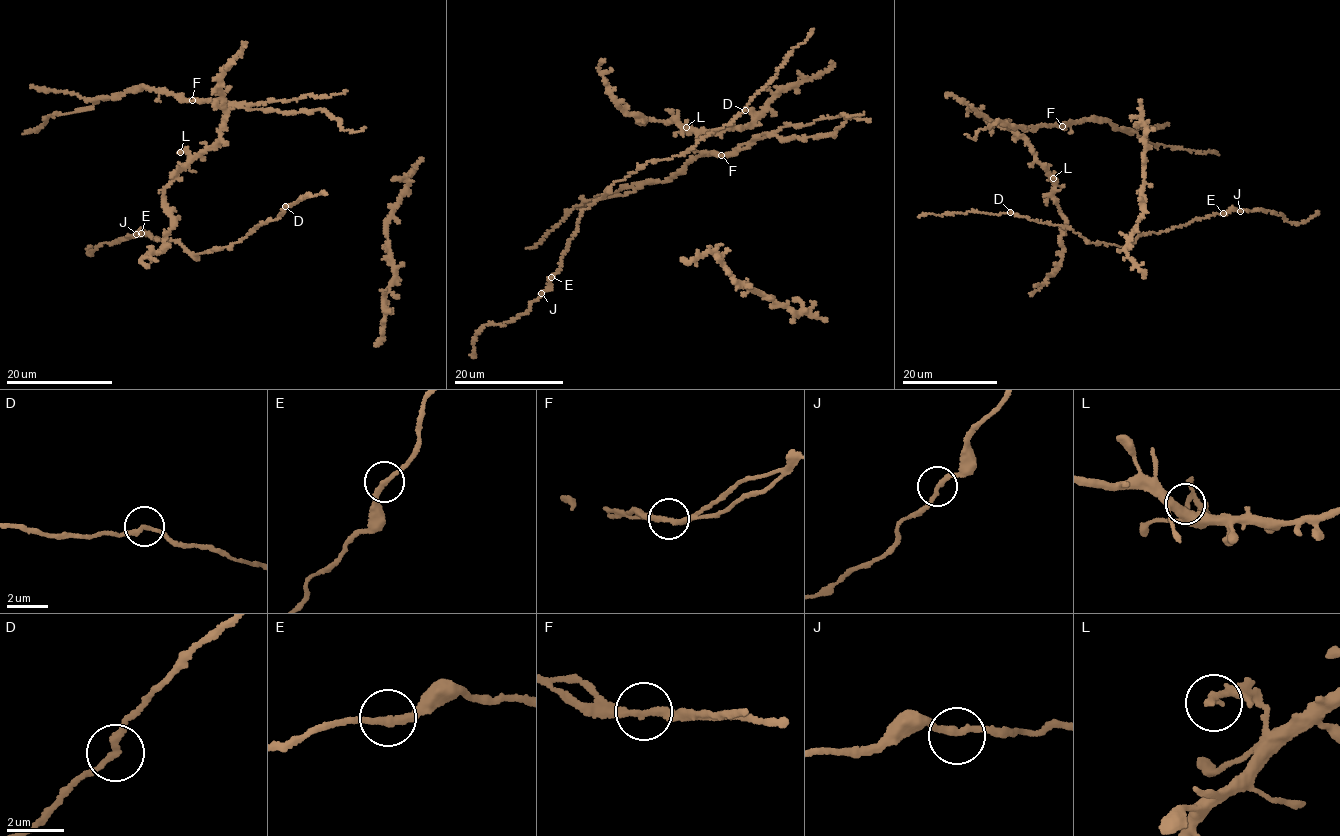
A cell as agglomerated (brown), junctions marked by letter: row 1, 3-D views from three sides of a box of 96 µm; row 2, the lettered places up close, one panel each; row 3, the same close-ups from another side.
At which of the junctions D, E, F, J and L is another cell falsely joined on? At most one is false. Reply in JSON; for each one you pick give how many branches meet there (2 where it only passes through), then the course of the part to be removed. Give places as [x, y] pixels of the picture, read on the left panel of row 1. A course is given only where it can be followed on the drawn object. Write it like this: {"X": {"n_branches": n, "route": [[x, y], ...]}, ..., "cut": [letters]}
{"cut": []}

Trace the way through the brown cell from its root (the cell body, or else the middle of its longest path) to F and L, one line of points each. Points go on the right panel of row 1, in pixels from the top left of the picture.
F: (1065, 217), (1052, 191), (1051, 179), (1035, 158), (1029, 141), (1021, 134), (1042, 125), (1062, 126)
L: (1065, 217), (1053, 194), (1053, 178)

